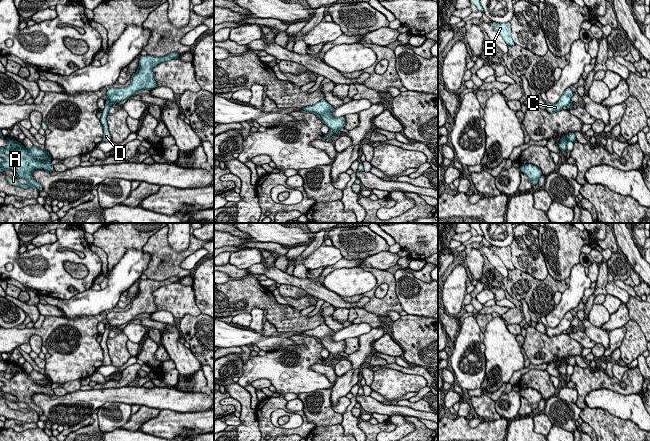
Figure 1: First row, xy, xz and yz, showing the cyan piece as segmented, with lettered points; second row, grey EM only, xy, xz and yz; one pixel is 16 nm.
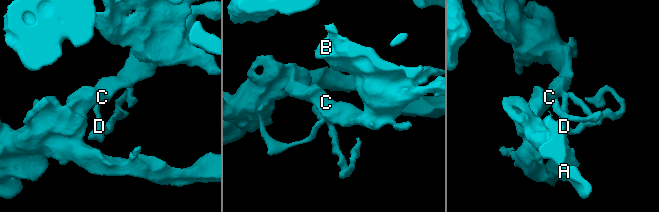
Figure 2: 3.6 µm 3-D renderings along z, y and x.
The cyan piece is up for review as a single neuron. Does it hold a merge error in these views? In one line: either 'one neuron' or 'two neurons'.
two neurons

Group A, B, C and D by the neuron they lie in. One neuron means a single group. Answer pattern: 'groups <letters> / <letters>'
groups A B C / D

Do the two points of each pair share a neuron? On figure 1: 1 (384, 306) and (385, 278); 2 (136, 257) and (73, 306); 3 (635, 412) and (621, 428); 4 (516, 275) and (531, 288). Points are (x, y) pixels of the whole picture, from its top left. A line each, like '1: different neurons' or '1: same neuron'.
1: same neuron
2: same neuron
3: different neurons
4: same neuron

